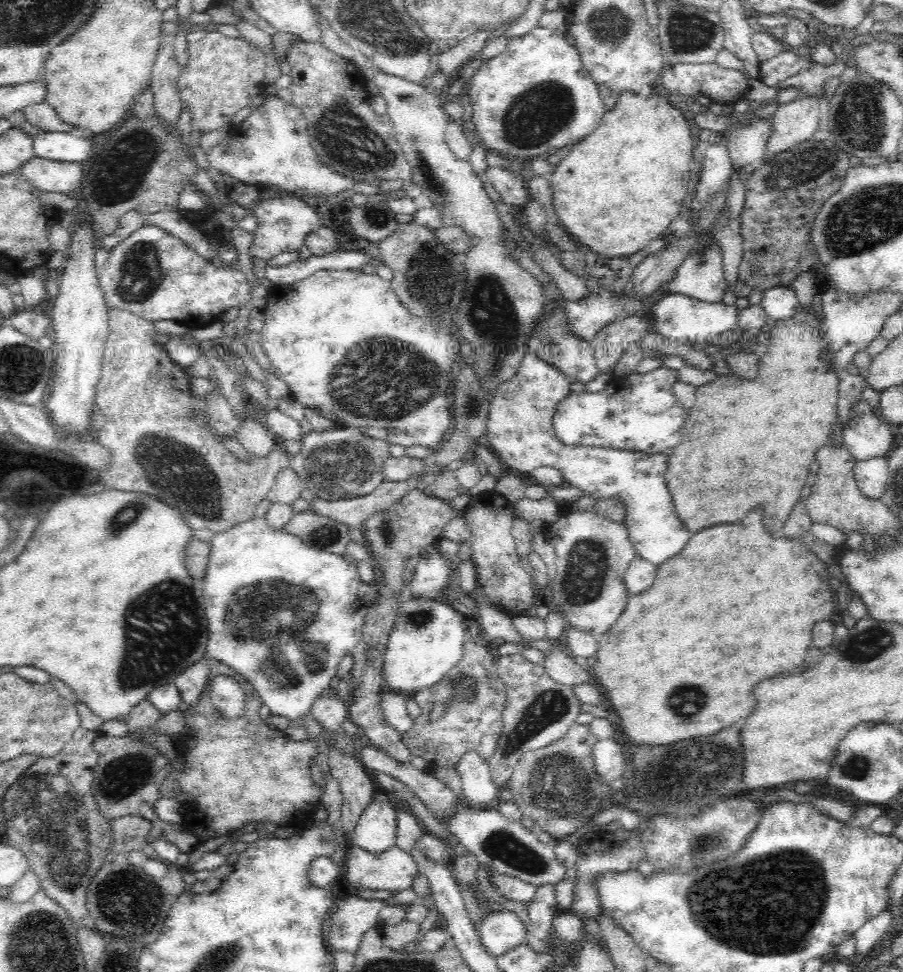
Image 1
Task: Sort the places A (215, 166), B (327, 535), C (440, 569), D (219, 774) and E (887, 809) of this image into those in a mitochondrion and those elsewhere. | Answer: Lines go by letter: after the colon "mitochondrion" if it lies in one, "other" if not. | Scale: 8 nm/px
A: other
B: mitochondrion
C: other
D: other
E: other

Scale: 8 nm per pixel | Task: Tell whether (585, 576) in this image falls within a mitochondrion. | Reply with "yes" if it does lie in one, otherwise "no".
yes

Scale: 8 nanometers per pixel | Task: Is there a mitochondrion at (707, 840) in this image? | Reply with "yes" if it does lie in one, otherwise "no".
yes

